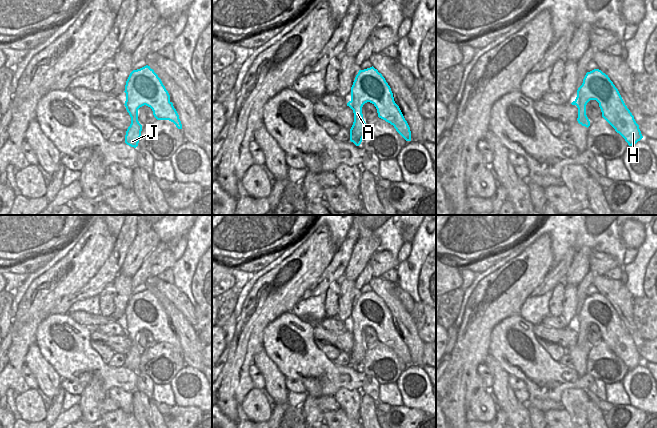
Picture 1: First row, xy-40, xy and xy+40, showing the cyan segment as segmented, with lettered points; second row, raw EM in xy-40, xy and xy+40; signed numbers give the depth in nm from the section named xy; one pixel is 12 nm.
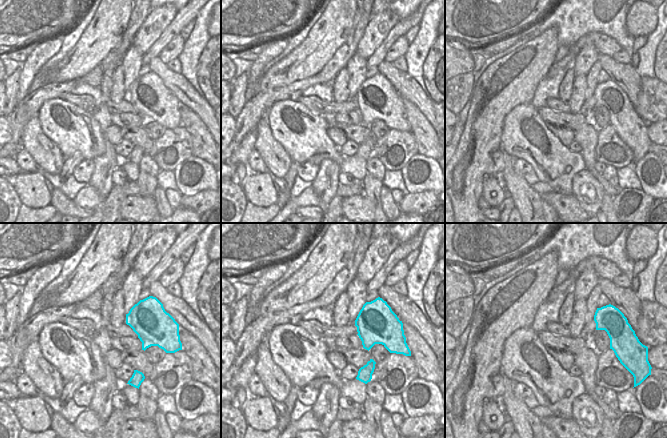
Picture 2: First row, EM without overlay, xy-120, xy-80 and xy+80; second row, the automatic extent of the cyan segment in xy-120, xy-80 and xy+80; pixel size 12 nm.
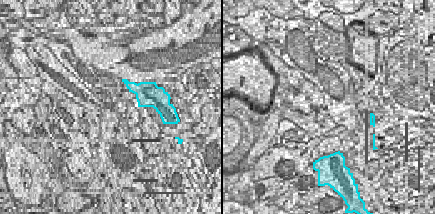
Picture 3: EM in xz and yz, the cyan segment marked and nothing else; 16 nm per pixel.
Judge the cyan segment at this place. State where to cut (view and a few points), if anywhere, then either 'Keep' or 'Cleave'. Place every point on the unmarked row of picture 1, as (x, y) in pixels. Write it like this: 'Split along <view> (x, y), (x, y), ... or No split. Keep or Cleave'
No split. Keep.

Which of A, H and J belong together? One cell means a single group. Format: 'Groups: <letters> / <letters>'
Groups: A H J.

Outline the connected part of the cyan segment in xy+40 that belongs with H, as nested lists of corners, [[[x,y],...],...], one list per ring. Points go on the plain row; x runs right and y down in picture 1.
[[[599,293],[586,297],[582,309],[577,314],[576,323],[571,327],[578,332],[578,347],[587,352],[590,350],[590,345],[586,339],[586,329],[590,324],[596,324],[599,327],[602,341],[629,370],[643,362],[639,349],[625,329],[618,313],[608,299]]]

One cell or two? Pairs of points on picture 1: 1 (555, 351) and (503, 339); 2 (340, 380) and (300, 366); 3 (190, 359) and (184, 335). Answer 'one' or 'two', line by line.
1: two
2: one
3: one

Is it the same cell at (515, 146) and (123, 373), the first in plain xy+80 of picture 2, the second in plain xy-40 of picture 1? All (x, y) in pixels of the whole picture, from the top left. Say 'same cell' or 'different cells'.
same cell

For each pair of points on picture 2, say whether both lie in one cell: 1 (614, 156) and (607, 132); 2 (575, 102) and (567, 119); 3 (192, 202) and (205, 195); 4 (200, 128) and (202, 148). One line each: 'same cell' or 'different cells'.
1: same cell
2: different cells
3: same cell
4: same cell

